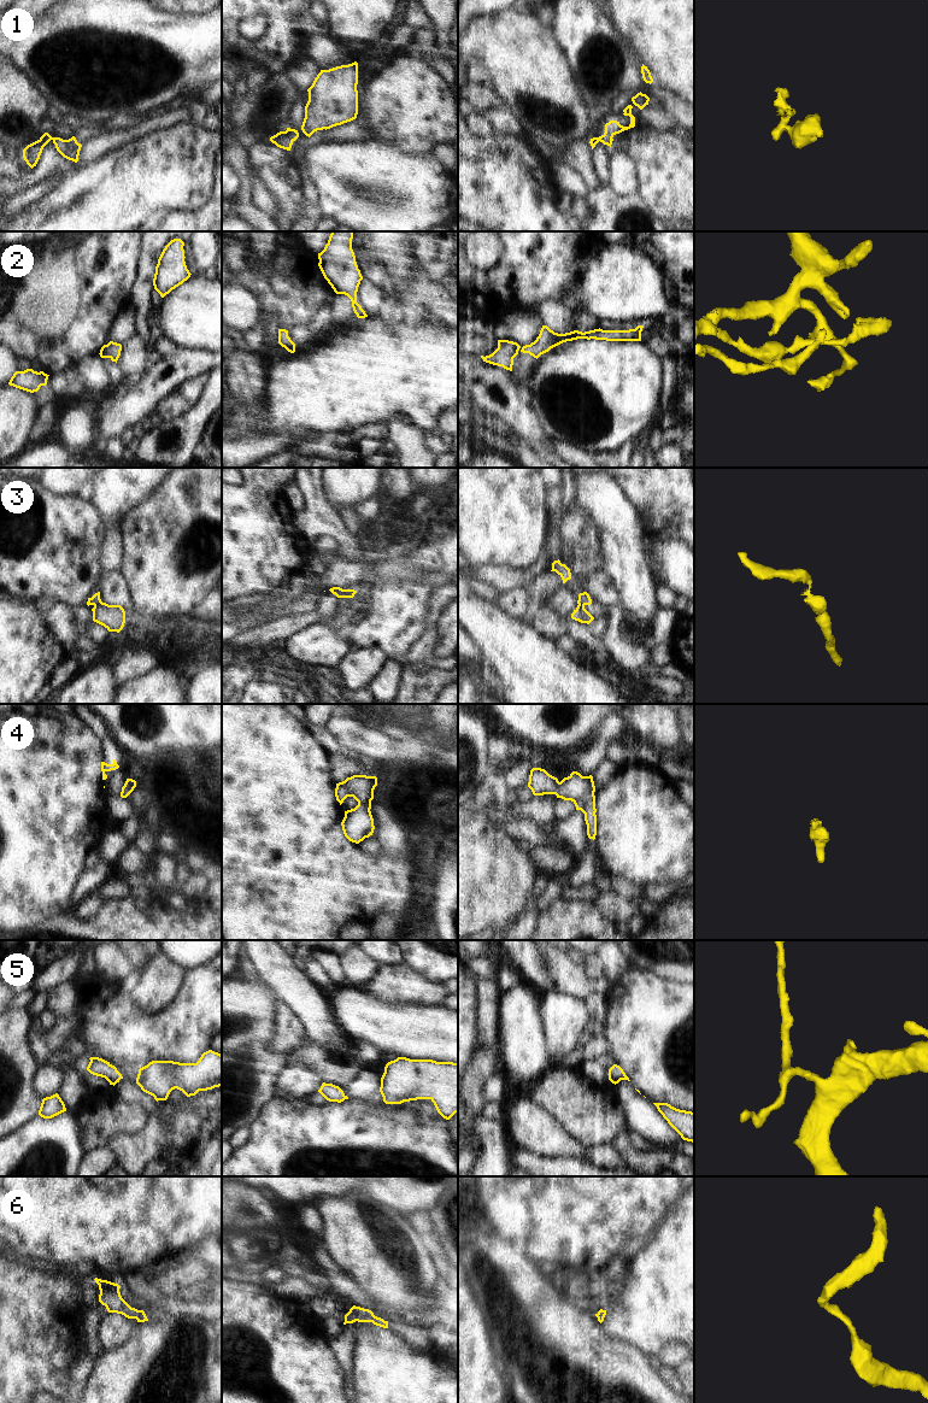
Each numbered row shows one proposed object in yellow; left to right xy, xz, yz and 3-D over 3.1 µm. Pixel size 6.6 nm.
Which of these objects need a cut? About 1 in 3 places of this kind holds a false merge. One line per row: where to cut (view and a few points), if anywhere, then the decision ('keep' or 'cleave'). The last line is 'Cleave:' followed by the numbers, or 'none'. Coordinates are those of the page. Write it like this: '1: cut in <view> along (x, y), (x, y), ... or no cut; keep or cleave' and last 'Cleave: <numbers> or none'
1: no cut; keep
2: no cut; keep
3: cut in xy along (103, 603), (94, 606); cleave
4: no cut; keep
5: no cut; keep
6: no cut; keep
Cleave: 3

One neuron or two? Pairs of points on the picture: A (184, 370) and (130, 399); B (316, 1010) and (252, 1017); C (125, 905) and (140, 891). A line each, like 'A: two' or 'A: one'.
A: one
B: two
C: two

